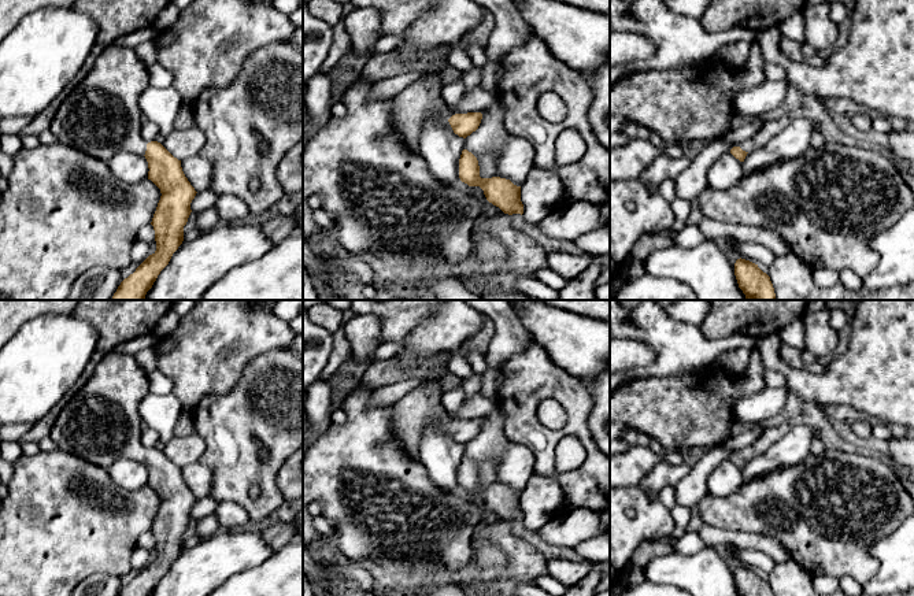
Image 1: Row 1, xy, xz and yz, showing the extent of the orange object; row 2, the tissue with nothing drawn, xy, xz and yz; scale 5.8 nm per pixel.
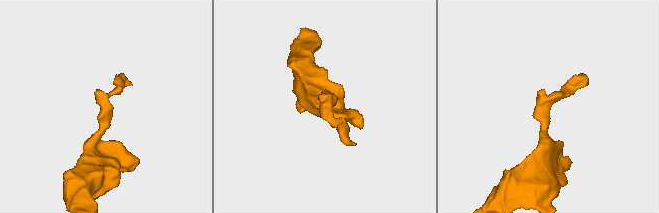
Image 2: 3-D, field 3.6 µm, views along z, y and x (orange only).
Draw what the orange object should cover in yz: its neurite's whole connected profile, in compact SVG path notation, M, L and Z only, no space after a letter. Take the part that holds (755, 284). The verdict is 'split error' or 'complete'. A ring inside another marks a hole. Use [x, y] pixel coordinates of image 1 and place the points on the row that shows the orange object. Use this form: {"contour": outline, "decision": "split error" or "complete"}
{"contour": "M740 258L734 263L734 275L747 300L776 299L770 277L758 264Z", "decision": "complete"}

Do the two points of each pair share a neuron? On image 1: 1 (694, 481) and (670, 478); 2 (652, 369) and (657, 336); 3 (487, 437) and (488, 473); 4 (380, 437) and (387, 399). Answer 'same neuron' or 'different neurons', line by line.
1: different neurons
2: same neuron
3: same neuron
4: different neurons

